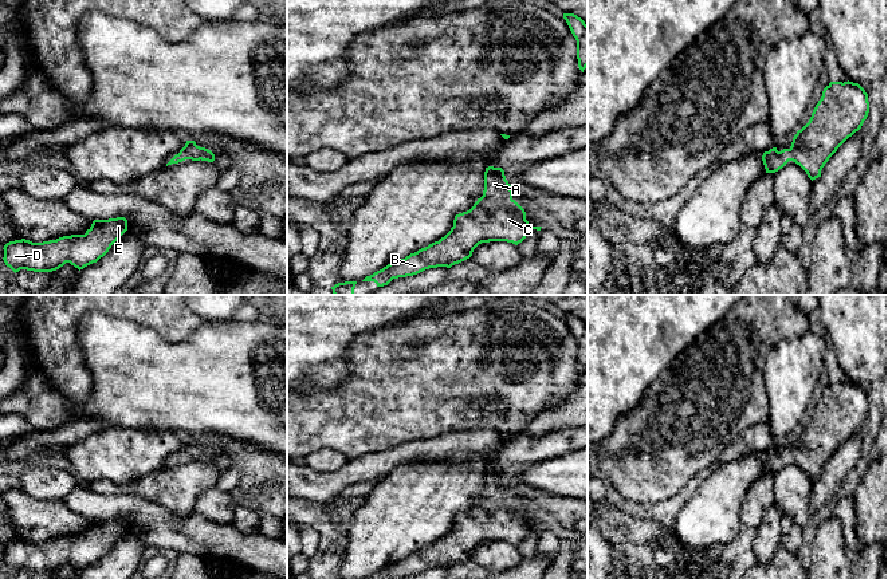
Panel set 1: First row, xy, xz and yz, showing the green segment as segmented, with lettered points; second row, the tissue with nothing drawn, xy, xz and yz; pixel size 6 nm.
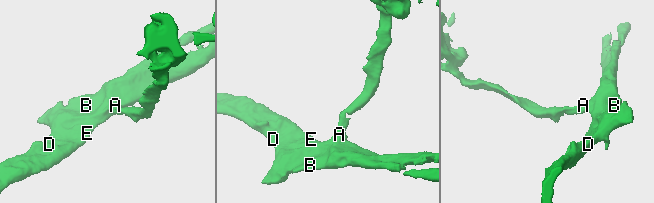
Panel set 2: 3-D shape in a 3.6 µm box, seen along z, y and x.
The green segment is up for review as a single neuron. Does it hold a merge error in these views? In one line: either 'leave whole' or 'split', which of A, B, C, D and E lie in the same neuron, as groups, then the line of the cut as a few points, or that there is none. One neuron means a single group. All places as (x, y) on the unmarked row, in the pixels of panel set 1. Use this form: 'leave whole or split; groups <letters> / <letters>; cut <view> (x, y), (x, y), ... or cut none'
leave whole; groups A B C D E; cut none

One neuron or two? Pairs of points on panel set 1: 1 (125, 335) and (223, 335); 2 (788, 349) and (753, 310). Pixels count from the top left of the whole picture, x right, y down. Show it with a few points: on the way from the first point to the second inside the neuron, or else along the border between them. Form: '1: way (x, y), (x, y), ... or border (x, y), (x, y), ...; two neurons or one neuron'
1: way (149, 351), (199, 351); one neuron
2: border (809, 330), (800, 337), (782, 338), (763, 366); two neurons

